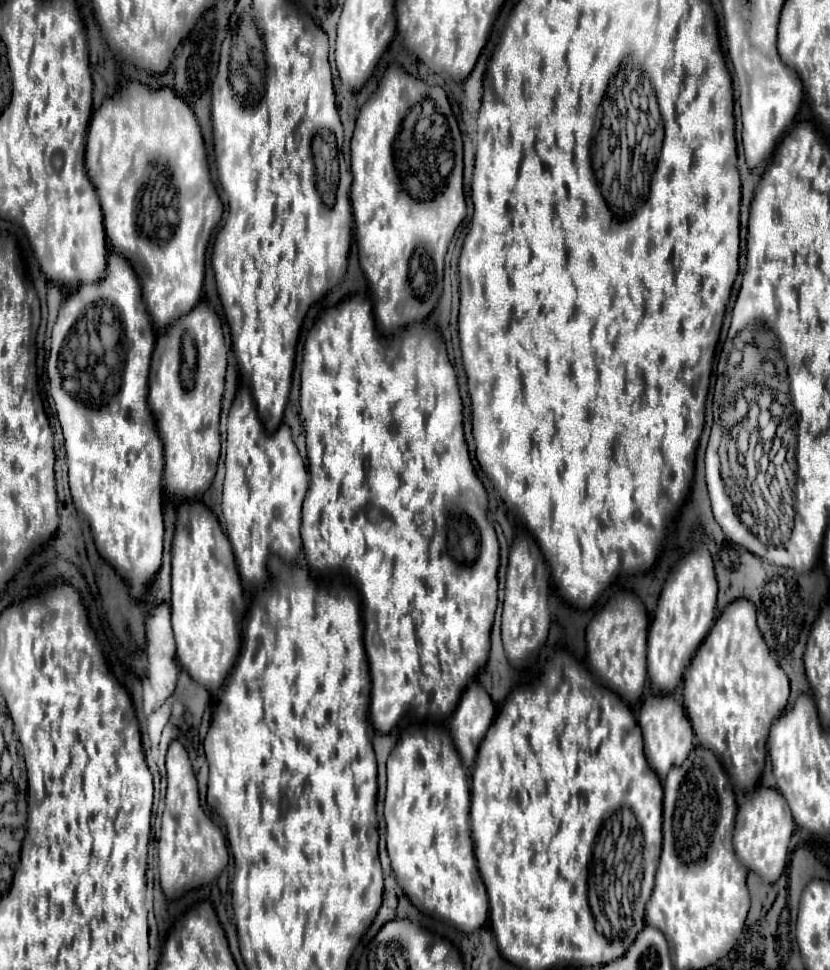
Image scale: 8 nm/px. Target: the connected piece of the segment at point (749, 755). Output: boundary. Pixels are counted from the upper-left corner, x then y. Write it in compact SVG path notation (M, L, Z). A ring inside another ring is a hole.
M746 598L734 600L720 614L714 628L708 632L708 636L696 650L692 664L684 674L684 706L688 718L692 720L692 728L696 732L696 744L704 744L706 748L712 748L716 756L720 756L736 790L750 790L758 782L766 762L766 740L770 724L786 706L788 694L790 694L788 676L772 658L758 630L754 602Z

